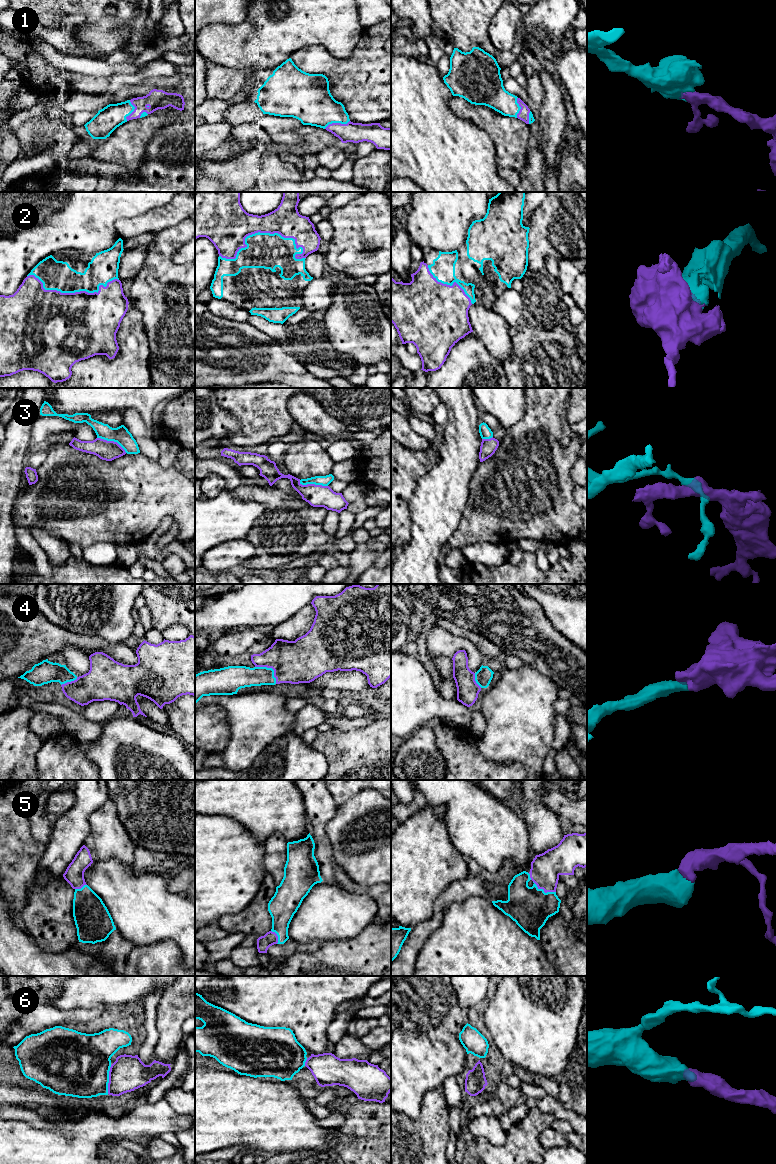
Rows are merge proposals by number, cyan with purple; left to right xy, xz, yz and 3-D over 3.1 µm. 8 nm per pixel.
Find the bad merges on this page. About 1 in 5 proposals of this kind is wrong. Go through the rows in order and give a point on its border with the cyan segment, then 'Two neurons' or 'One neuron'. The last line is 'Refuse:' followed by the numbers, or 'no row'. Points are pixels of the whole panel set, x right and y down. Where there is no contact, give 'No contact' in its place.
1: Touches cyan at xz (336, 122). One neuron
2: Touches cyan at xz (269, 233). One neuron
3: Touches cyan at xz (313, 483). Two neurons
4: Touches cyan at xz (271, 668). One neuron
5: Touches cyan at yz (543, 891). One neuron
6: Touches cyan at xy (108, 1079). One neuron
Refuse: 3

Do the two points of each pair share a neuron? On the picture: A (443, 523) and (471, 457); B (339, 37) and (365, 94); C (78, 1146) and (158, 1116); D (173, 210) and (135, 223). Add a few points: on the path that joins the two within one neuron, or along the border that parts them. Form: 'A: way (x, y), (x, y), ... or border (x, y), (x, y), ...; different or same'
A: way (443, 507), (443, 491), (449, 479), (455, 473); same
B: border (360, 38), (348, 57), (334, 58), (326, 50); different
C: way (98, 1128), (120, 1128), (138, 1123); same
D: way (164, 217), (153, 217), (144, 221); same

